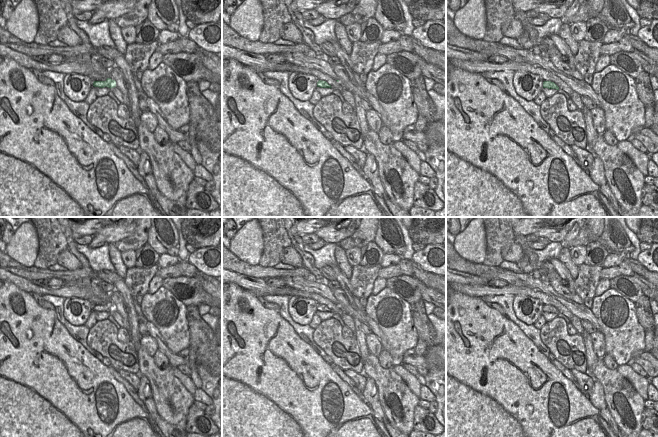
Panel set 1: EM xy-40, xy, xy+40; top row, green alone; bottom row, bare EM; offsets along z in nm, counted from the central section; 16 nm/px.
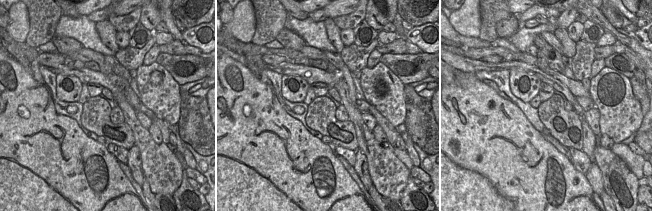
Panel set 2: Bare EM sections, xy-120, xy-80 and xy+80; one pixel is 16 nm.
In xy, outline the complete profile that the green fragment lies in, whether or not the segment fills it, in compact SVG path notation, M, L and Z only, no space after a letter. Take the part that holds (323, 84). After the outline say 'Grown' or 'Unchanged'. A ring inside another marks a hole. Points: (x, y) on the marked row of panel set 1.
M319 80L317 82L316 90L320 93L322 97L328 96L333 93L334 89L326 81Z. Grown.

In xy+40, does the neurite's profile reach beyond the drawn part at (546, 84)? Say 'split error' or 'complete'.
split error

